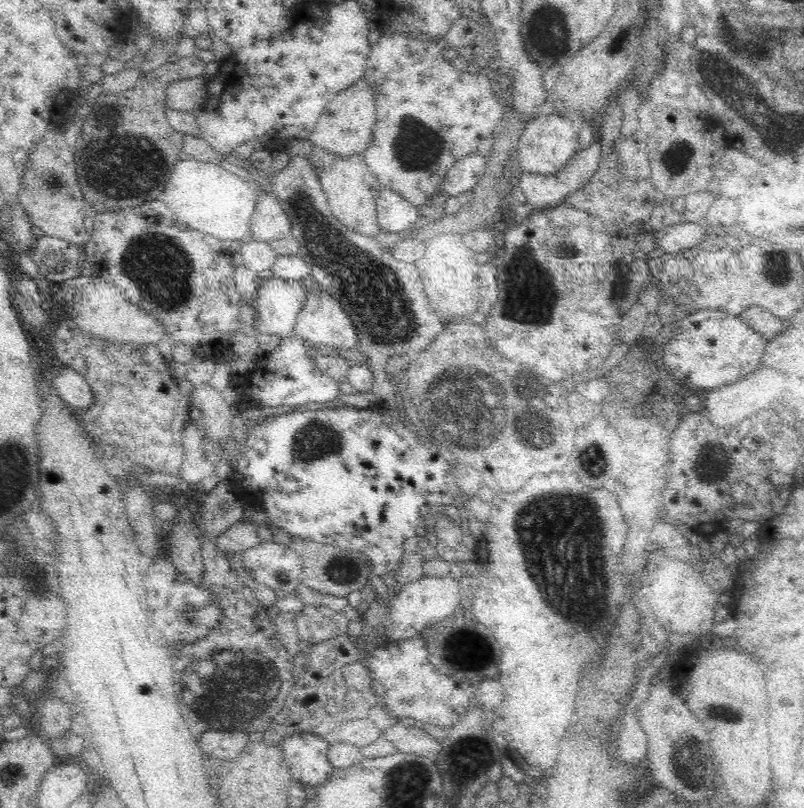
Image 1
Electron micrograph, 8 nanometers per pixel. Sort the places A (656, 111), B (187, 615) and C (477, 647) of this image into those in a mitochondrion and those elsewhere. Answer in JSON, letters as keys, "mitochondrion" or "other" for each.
{"A":"other","B":"mitochondrion","C":"mitochondrion"}

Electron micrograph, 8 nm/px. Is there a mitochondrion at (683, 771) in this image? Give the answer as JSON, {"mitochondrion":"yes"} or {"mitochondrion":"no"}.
{"mitochondrion":"no"}

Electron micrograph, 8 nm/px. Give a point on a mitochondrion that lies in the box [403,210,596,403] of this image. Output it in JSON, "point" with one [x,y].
{"point":[531,298]}

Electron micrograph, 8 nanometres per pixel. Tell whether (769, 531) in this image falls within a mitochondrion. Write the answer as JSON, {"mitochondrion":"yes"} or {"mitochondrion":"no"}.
{"mitochondrion":"no"}

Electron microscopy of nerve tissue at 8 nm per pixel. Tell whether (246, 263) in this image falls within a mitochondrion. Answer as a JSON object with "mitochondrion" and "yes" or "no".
{"mitochondrion":"no"}

